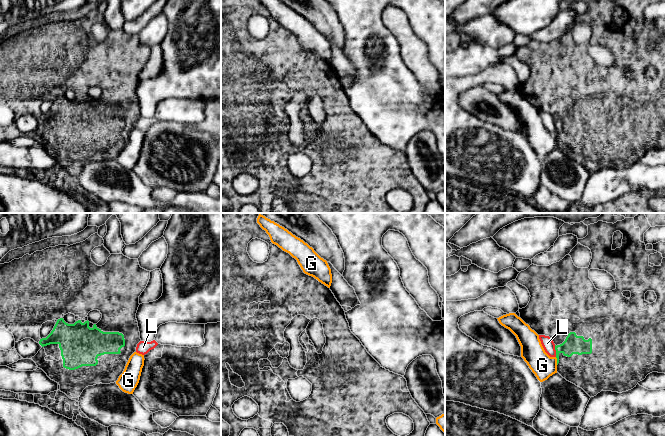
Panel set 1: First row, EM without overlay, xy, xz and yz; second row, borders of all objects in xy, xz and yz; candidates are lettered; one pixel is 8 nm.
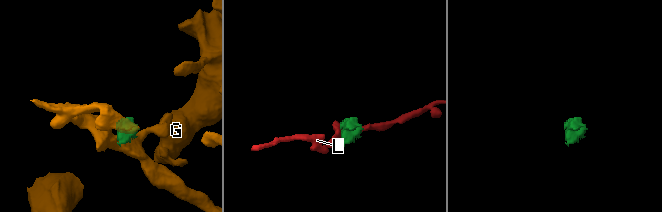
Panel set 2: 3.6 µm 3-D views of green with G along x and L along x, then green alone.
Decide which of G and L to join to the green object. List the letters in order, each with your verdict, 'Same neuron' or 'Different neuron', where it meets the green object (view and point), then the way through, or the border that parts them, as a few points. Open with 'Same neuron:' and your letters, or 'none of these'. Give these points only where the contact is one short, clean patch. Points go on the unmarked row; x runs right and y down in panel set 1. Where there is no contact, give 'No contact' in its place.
Same neuron: none of these
G: Different neuron. Touches green at yz (557, 137). Boundary: yz (555, 133), (557, 140)
L: Different neuron. Touches green at yz (556, 127). Boundary: yz (554, 121), (556, 132)

